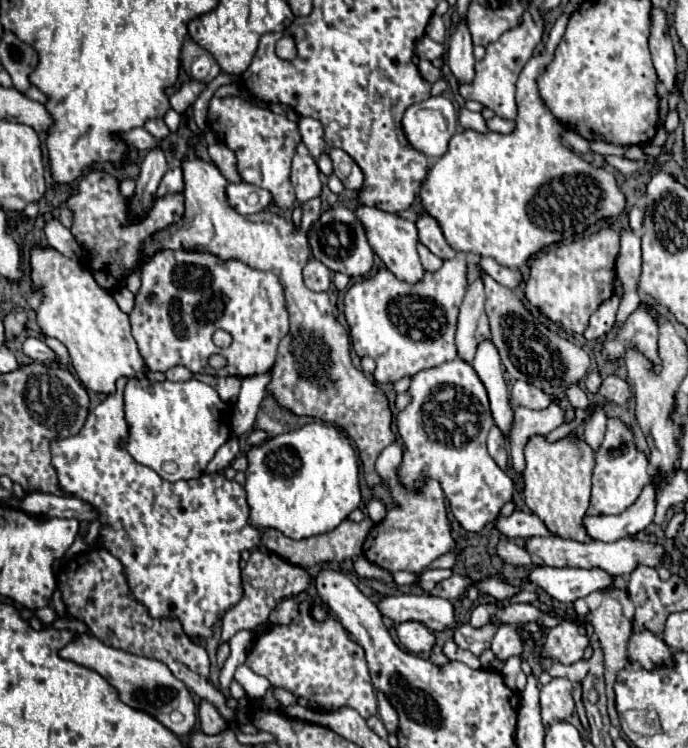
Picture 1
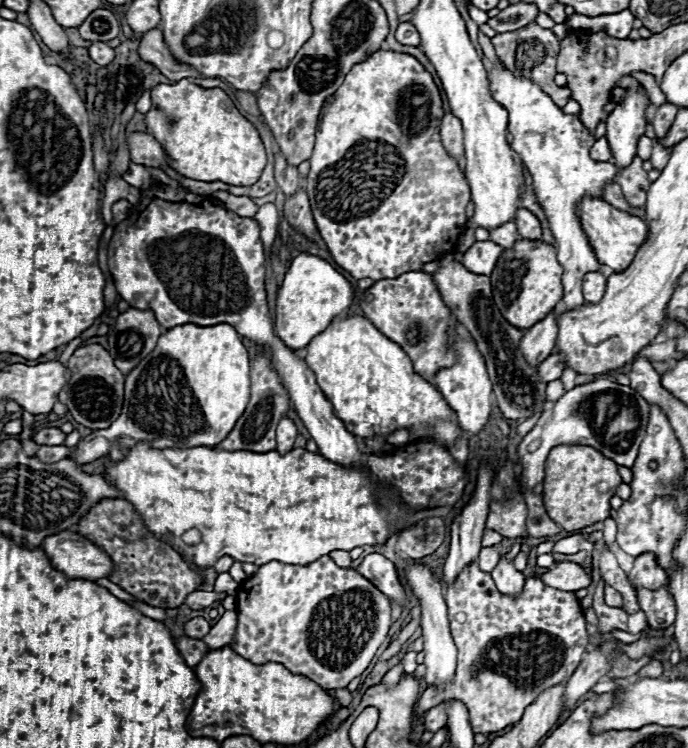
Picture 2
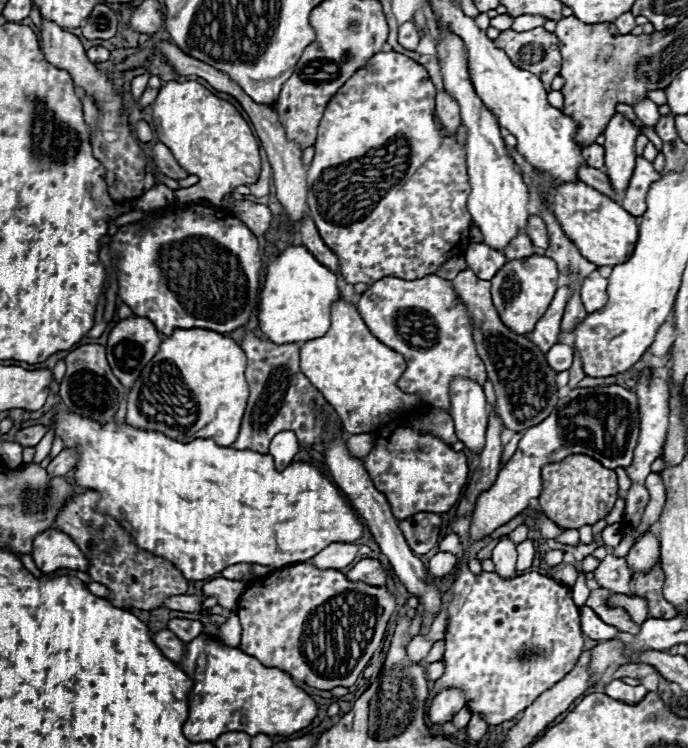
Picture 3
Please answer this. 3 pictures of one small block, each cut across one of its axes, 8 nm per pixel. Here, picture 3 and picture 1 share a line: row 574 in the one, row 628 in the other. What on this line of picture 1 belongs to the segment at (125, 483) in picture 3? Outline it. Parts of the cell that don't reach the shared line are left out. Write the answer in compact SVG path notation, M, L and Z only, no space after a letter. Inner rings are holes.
M116 390L116 392L108 394L108 398L88 414L88 420L86 420L86 424L84 424L84 428L80 430L78 436L70 436L70 438L52 442L52 464L54 464L56 472L58 472L60 486L62 486L62 490L66 494L78 496L78 498L82 498L82 500L86 500L86 502L90 502L90 504L94 504L98 508L100 522L104 524L104 528L100 532L104 548L124 564L124 570L126 570L126 576L128 576L128 584L130 584L130 592L138 602L142 602L148 608L150 616L152 618L178 618L188 636L210 638L212 632L214 632L214 626L218 624L222 614L242 598L240 566L238 566L240 564L240 552L242 550L252 550L254 546L260 544L260 530L248 524L248 512L250 510L248 510L248 504L246 504L246 492L238 482L234 482L234 480L230 482L222 474L202 474L202 478L196 478L196 480L186 480L186 482L180 480L176 484L170 484L170 482L162 480L154 470L142 468L138 462L134 462L134 458L124 448L120 448L120 440L126 434L128 434L128 426L126 426L126 420L124 420L122 390Z

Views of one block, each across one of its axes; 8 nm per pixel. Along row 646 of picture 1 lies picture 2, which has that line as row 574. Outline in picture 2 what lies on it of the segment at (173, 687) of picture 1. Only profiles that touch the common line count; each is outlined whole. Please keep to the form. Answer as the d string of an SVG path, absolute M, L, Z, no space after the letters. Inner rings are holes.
M66 530L58 532L54 536L48 536L42 544L44 552L48 554L52 566L68 580L104 580L114 572L114 562L102 548L98 548L94 542L86 540L78 532Z

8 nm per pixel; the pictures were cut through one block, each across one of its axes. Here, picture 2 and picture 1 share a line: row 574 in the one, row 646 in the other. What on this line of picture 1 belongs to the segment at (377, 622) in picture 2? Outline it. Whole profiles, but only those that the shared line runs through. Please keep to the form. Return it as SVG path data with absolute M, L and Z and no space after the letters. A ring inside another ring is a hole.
M310 592L282 600L270 612L270 628L252 640L246 666L270 680L272 686L292 692L306 700L306 708L316 712L332 712L338 708L354 708L362 718L370 718L378 710L376 690L370 682L364 650L354 642L340 620L326 608L326 620L318 622L310 616L316 598Z

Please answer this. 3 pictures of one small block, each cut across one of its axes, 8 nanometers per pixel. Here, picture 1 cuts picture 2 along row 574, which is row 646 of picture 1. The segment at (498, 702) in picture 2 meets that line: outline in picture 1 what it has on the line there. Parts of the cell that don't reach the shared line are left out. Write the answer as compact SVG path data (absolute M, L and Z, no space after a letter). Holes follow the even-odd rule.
M468 622L460 624L456 630L454 630L454 642L464 648L464 650L470 650L472 654L480 656L484 650L490 648L490 640L494 638L494 632L498 630L500 624L486 624L482 628L472 628Z

